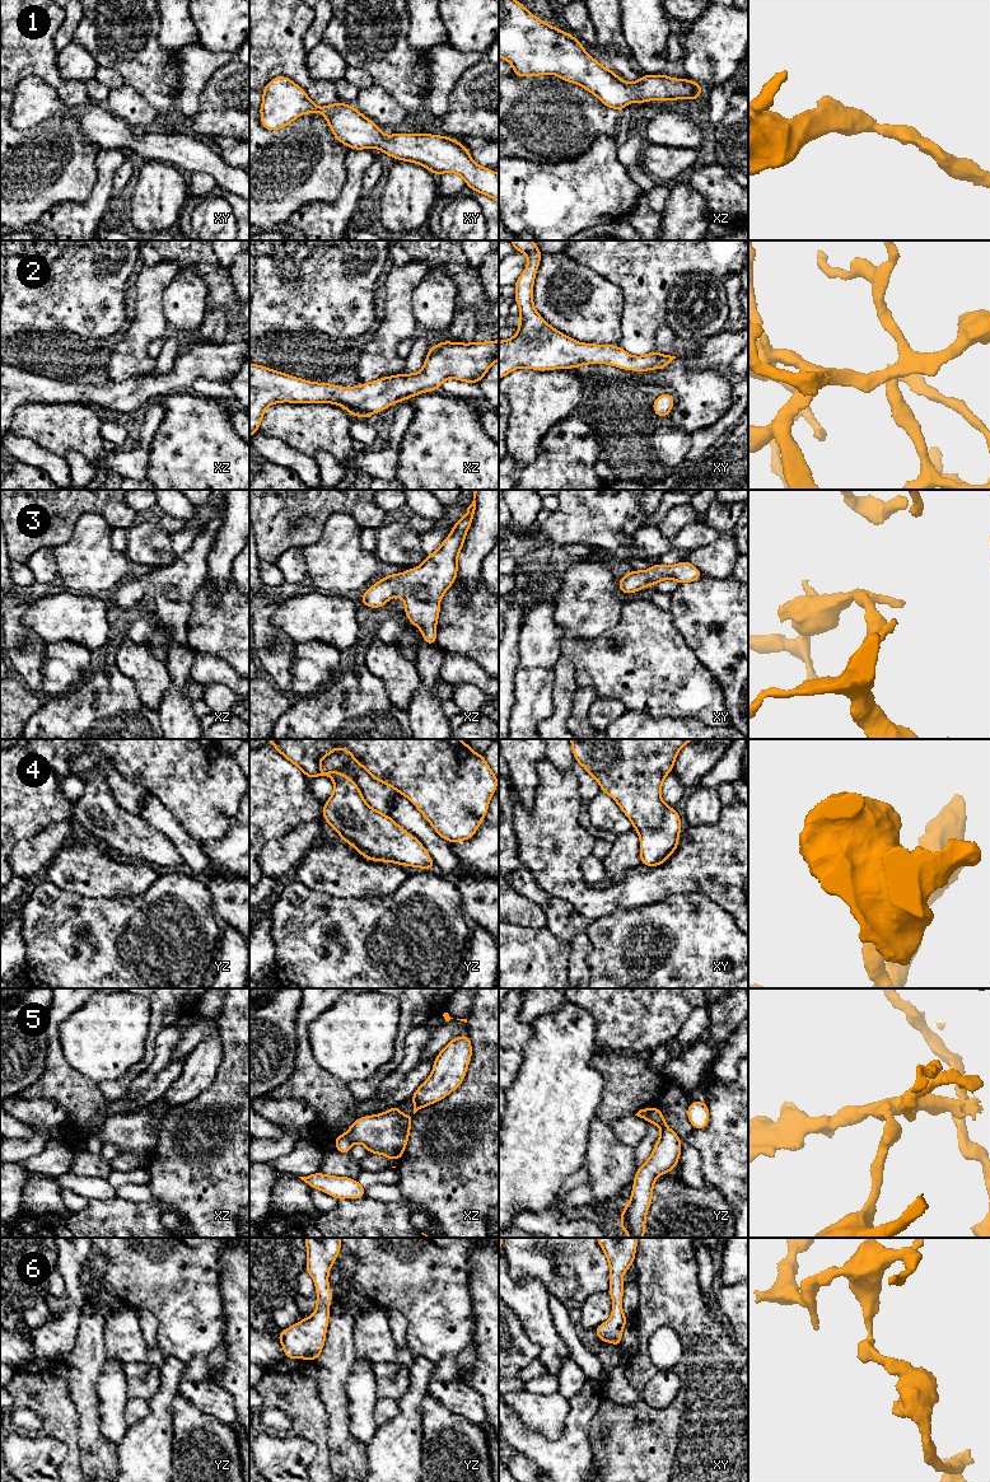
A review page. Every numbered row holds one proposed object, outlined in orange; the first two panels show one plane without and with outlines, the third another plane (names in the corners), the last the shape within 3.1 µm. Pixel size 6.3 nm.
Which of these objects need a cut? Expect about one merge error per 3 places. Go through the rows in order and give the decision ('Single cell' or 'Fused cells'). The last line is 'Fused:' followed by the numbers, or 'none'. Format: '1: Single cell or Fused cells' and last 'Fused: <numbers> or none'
1: Single cell
2: Single cell
3: Single cell
4: Single cell
5: Fused cells
6: Single cell
Fused: 5

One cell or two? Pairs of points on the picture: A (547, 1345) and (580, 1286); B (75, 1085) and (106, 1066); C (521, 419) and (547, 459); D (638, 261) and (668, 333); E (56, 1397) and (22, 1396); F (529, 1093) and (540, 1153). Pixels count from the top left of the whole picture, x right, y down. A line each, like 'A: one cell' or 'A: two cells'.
A: two cells
B: two cells
C: two cells
D: two cells
E: one cell
F: one cell

